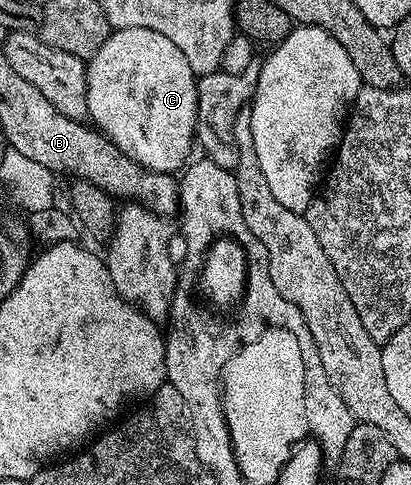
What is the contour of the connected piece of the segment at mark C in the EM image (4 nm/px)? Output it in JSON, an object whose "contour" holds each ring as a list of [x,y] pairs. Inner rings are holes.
{"contour":[[[119,28],[111,31],[110,36],[96,51],[85,61],[86,66],[86,111],[93,127],[119,147],[124,154],[128,154],[130,160],[135,160],[140,166],[151,168],[153,172],[177,173],[187,163],[186,155],[196,144],[196,129],[198,127],[198,82],[192,66],[184,59],[184,54],[170,39],[164,38],[164,34],[156,34],[151,28]]]}

